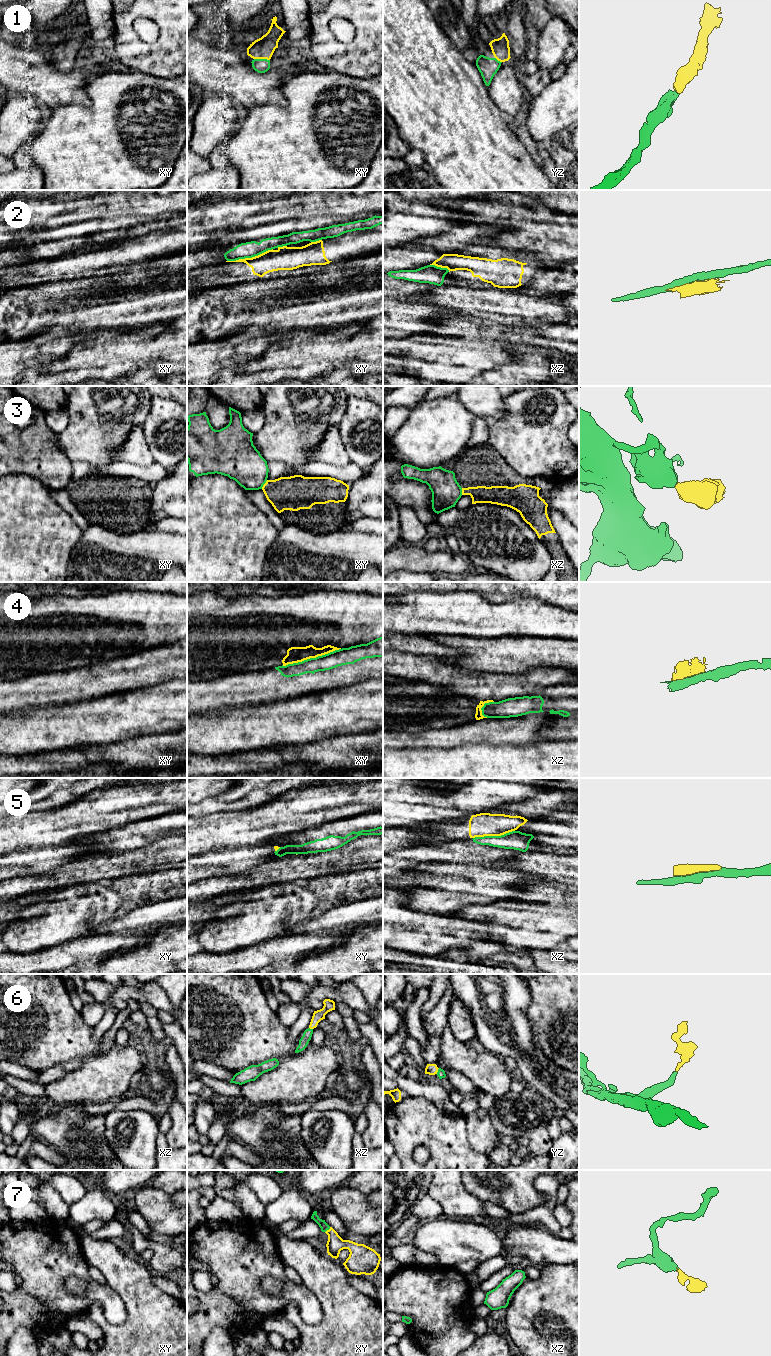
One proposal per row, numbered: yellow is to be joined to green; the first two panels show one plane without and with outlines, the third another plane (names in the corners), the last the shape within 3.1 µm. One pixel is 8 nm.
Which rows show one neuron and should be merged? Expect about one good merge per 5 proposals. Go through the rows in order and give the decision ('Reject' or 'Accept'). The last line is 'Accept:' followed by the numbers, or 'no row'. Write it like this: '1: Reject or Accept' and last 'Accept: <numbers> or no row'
1: Accept
2: Reject
3: Reject
4: Reject
5: Reject
6: Accept
7: Accept
Accept: 1, 6, 7

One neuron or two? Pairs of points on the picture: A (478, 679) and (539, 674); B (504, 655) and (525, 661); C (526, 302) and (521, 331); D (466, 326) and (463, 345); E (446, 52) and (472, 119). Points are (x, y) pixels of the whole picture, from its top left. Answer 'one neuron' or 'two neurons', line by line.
A: one neuron
B: one neuron
C: two neurons
D: two neurons
E: one neuron

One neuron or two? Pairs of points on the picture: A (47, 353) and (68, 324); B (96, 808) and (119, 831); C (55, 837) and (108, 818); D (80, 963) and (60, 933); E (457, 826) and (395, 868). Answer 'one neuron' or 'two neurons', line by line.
A: two neurons
B: two neurons
C: one neuron
D: two neurons
E: two neurons

